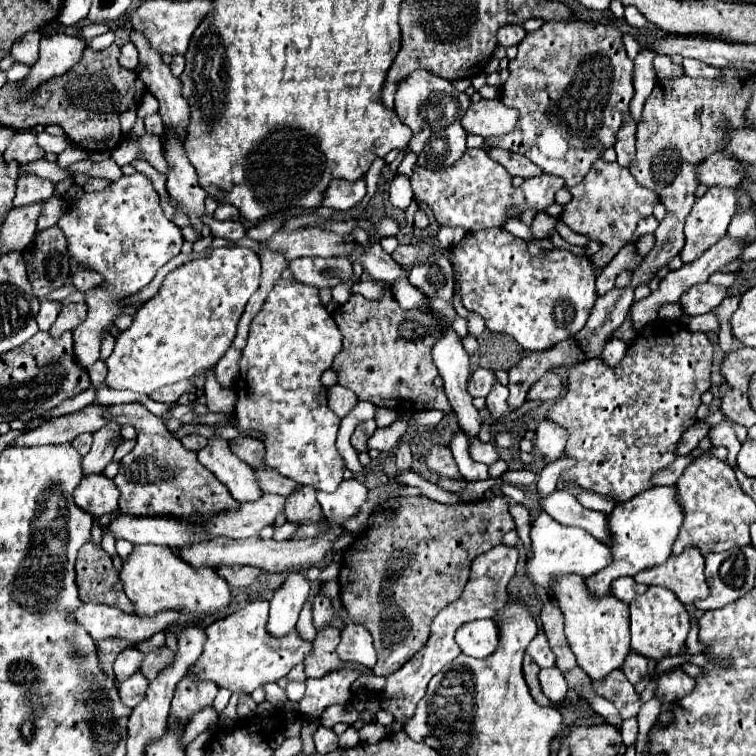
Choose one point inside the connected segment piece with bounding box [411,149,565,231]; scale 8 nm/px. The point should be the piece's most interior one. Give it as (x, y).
(474, 193)

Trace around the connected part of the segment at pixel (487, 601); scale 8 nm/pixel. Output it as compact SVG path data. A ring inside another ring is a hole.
M499 545L499 547L493 547L491 551L479 555L479 559L475 559L475 565L471 565L471 577L469 577L461 597L455 603L447 605L443 611L439 611L439 615L433 619L429 641L425 643L425 647L417 655L413 655L401 669L397 669L395 673L389 675L389 683L383 689L381 707L387 709L389 713L393 713L399 723L403 723L403 719L409 719L413 715L419 699L427 691L427 683L431 681L431 677L437 675L447 663L451 663L461 653L461 649L457 647L457 643L453 639L455 631L469 621L495 617L497 611L505 607L507 583L515 575L515 565L517 565L515 547Z

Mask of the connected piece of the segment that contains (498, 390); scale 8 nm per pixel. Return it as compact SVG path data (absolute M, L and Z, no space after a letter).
M497 383L497 385L491 389L491 393L489 393L489 397L487 397L487 409L489 409L489 413L491 413L493 419L503 419L503 417L507 417L507 415L513 411L513 409L507 405L507 397L509 397L509 389L503 387L501 383Z

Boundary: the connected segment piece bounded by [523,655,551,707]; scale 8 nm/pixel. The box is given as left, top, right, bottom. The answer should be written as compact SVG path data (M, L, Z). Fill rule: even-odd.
M525 655L525 659L523 659L523 677L525 677L525 681L527 681L529 689L531 689L533 699L535 699L539 705L545 705L545 707L547 707L551 701L543 695L543 691L541 691L541 687L539 687L539 681L537 681L537 673L539 673L539 665L537 665L529 655Z

